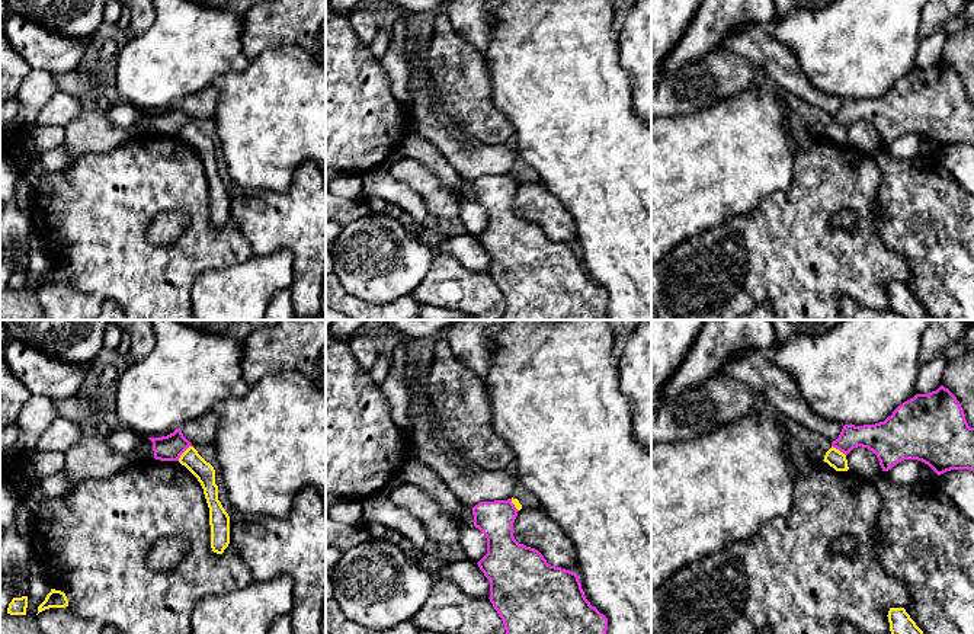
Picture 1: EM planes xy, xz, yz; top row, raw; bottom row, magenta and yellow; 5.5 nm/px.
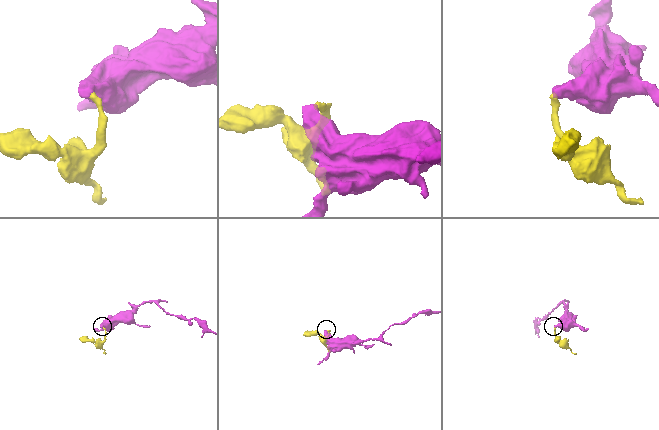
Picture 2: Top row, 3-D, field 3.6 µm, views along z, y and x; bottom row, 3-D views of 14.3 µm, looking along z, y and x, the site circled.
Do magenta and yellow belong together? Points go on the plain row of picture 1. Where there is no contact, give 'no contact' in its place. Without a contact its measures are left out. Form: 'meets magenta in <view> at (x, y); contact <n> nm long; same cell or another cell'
meets magenta in xy at (183, 125); contact 120 nm long; another cell

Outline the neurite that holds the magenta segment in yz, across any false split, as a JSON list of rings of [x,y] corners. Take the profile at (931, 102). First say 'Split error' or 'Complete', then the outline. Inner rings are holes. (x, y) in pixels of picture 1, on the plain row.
Complete. [[[943,60],[929,68],[916,68],[900,79],[891,90],[875,99],[845,99],[832,121],[848,129],[853,122],[872,125],[882,143],[891,144],[904,134],[927,138],[938,150],[951,144],[974,147],[974,102],[970,102],[957,71]]]

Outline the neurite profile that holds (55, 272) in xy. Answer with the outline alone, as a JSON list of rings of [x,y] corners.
[[[51,263],[45,275],[38,281],[38,288],[49,282],[65,282],[68,281],[68,273],[64,266]]]

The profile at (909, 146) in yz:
[[[904,134],[895,138],[891,144],[884,145],[885,151],[894,158],[914,158],[926,154],[932,143],[917,134]]]

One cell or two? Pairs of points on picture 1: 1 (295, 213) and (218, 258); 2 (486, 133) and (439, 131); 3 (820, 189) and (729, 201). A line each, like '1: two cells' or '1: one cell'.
1: two cells
2: two cells
3: two cells

